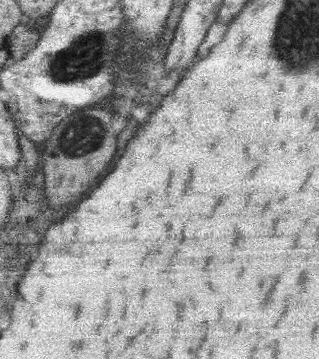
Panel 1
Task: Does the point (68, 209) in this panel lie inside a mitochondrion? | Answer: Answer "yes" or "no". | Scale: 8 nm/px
no

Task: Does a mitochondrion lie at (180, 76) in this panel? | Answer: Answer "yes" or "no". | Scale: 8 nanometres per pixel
no

